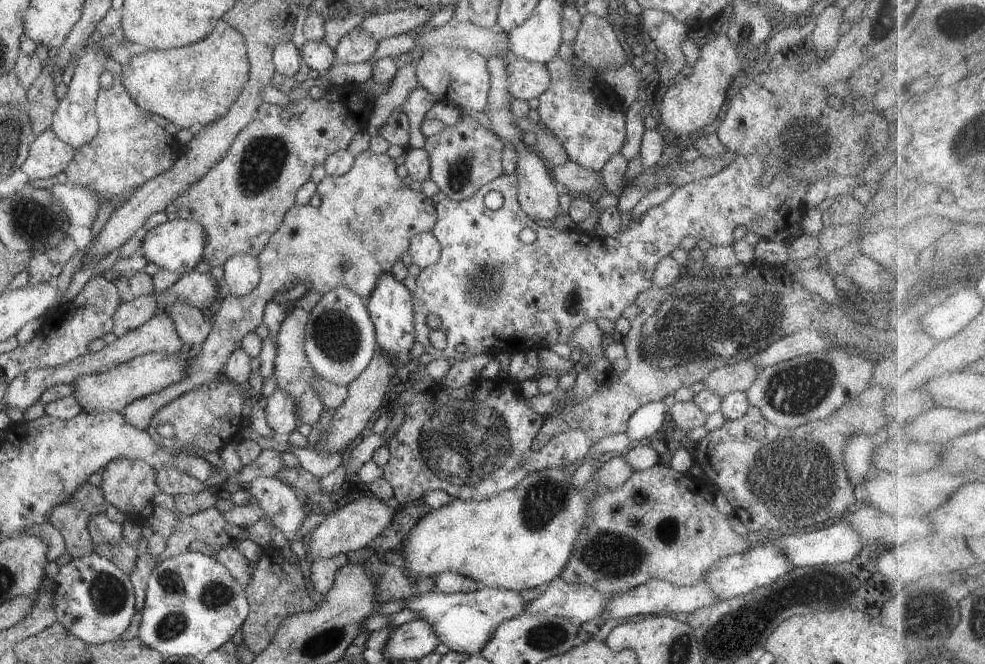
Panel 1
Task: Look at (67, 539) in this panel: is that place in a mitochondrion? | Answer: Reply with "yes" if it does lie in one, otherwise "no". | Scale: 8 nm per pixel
no

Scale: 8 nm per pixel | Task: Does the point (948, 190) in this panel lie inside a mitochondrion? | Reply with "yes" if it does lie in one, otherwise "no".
no

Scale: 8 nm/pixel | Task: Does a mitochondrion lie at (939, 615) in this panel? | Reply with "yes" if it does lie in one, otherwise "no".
no

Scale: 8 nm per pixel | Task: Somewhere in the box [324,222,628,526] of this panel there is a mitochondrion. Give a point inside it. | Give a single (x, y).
(466, 442)

